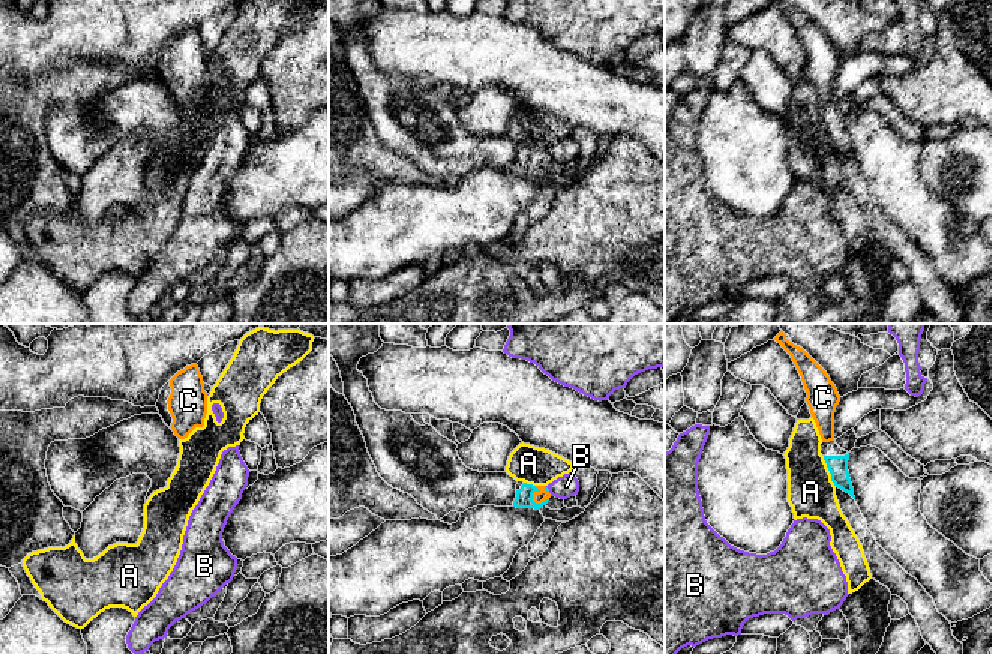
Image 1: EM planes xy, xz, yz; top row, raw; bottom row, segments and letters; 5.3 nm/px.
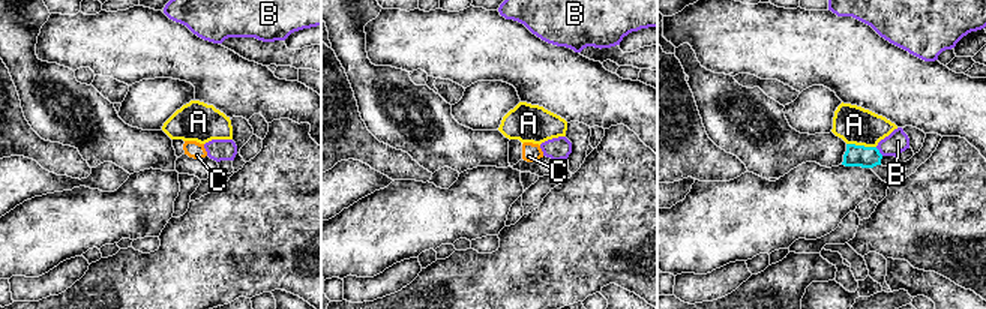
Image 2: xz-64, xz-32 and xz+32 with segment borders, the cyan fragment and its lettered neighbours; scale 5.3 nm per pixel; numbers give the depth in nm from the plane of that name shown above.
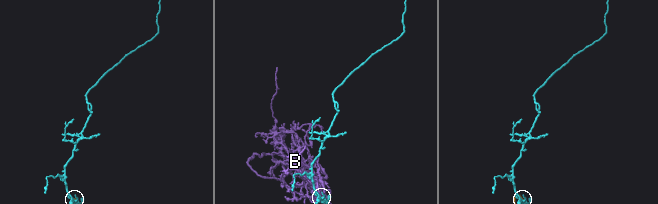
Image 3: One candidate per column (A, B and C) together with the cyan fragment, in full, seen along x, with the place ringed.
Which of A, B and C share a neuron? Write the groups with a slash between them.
A / B / C

